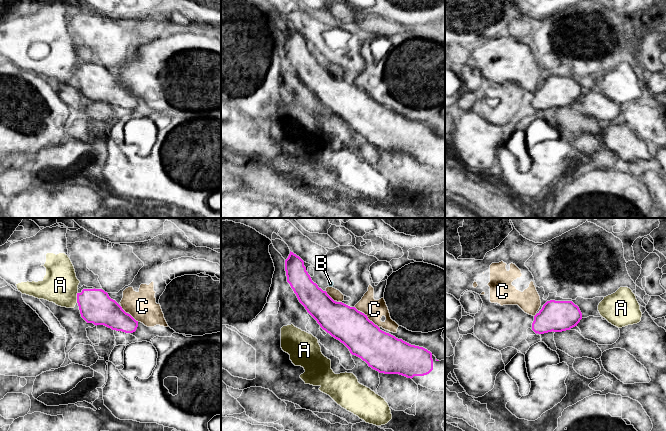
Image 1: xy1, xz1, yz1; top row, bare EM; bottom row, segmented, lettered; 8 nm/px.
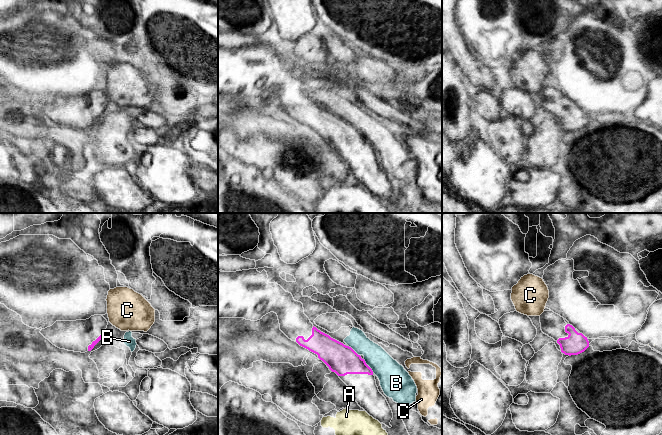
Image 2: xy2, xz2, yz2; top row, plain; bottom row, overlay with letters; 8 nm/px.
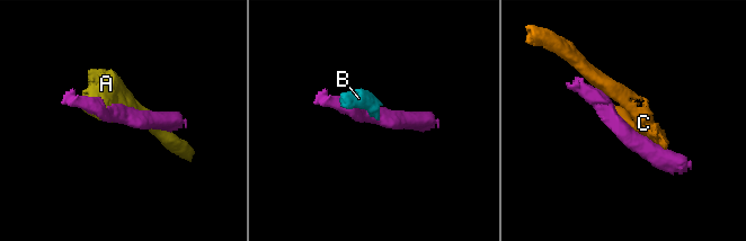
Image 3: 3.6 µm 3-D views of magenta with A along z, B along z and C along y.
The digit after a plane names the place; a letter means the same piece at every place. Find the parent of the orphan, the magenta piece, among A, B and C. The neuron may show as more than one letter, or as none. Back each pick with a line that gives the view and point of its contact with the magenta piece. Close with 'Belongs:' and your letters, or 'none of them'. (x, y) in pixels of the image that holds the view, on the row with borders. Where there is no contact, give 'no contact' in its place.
Belongs: none of them

